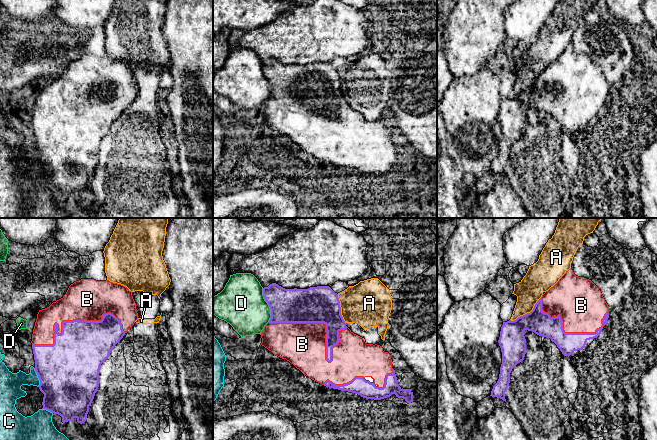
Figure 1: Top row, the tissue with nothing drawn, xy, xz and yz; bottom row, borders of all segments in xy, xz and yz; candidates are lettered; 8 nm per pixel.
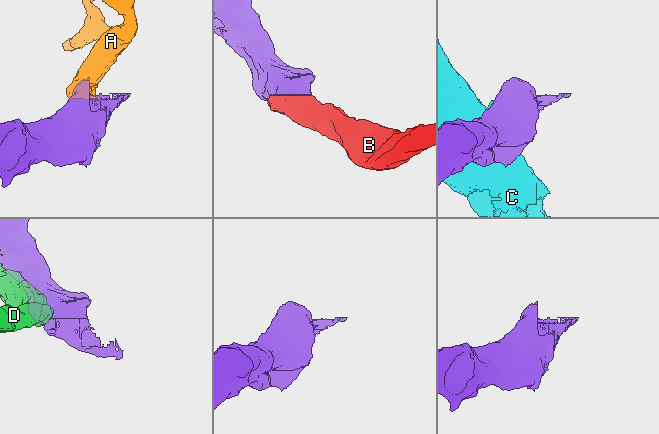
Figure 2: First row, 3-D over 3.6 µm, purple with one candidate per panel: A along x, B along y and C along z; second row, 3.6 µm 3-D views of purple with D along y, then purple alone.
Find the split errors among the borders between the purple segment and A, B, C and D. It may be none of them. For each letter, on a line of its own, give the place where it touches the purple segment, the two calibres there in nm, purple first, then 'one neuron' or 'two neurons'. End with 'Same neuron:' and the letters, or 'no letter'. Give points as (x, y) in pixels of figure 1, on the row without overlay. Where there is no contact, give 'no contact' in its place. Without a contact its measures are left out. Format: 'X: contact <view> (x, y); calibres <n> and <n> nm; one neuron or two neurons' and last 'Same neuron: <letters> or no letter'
A: contact yz (527, 89); calibres 200 and 200 nm; two neurons
B: contact xy (74, 96); calibres 400 and 340 nm; one neuron
C: contact xy (38, 153); calibres 480 and 180 nm; two neurons
D: contact xz (268, 80); calibres 280 and 380 nm; two neurons
Same neuron: B

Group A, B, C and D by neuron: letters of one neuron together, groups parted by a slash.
A / B / C / D

